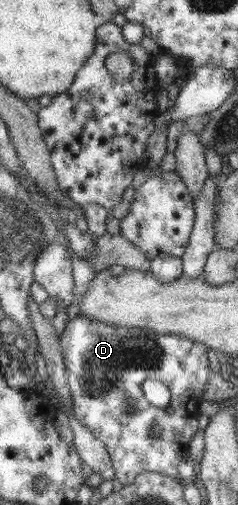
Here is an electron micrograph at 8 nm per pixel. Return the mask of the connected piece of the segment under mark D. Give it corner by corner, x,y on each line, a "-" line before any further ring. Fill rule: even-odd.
77,314
67,320
58,339
65,367
68,391
72,400
72,414
92,435
103,443
109,455
116,485
131,484
140,472
156,472
177,479
177,464
188,454
187,445
197,427
198,403
202,401
201,388
209,374
207,351
209,348
198,341
177,337
169,333
156,333
148,328
114,327
110,324
89,320
-
148,378
161,381
171,393
165,409
149,404
141,392
141,383
-
126,400
134,402
134,413
126,413
-
151,427
157,427
159,438
149,438

